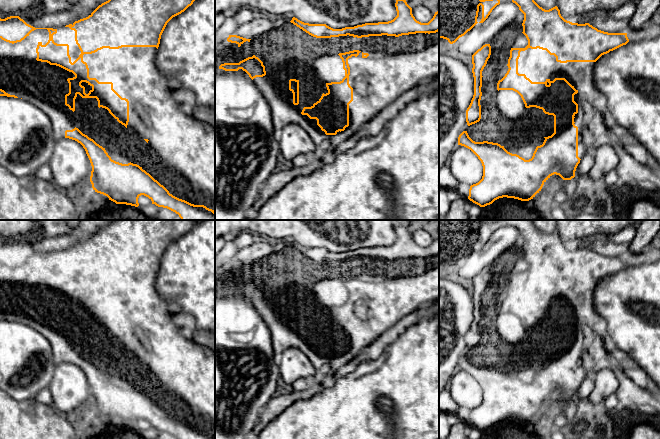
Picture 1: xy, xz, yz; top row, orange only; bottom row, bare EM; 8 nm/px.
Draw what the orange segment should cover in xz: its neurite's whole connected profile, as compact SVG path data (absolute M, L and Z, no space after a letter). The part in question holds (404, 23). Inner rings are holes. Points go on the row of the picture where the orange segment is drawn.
M396 0L397 16L388 22L365 23L354 27L333 29L326 24L304 23L293 17L290 21L309 35L316 38L331 38L339 36L353 36L362 38L369 36L395 36L416 34L416 33L436 33L439 31L439 11L435 12L433 18L428 23L421 23L412 14L412 8L406 0Z

